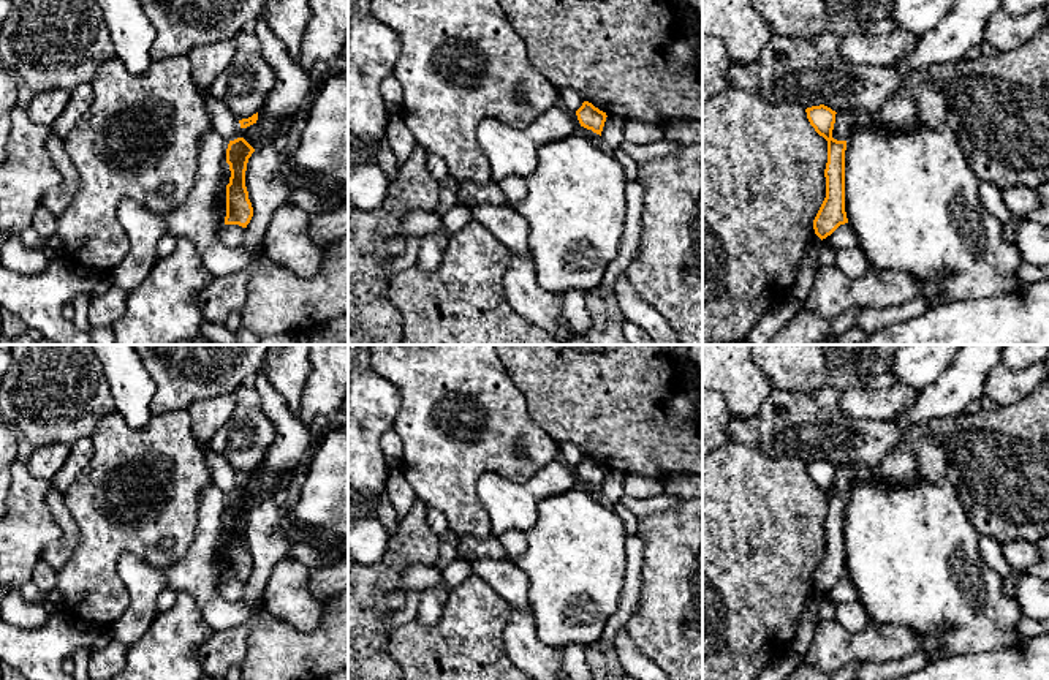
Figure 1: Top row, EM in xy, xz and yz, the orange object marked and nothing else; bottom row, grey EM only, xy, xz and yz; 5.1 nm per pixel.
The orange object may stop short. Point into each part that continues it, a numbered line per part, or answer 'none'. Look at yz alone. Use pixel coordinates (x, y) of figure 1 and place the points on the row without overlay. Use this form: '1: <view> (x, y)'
1: yz (912, 554)

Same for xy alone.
1: xy (222, 551)

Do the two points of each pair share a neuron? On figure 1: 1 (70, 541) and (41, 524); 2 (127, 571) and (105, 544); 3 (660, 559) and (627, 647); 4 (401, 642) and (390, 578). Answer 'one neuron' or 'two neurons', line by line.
1: two neurons
2: two neurons
3: two neurons
4: two neurons

